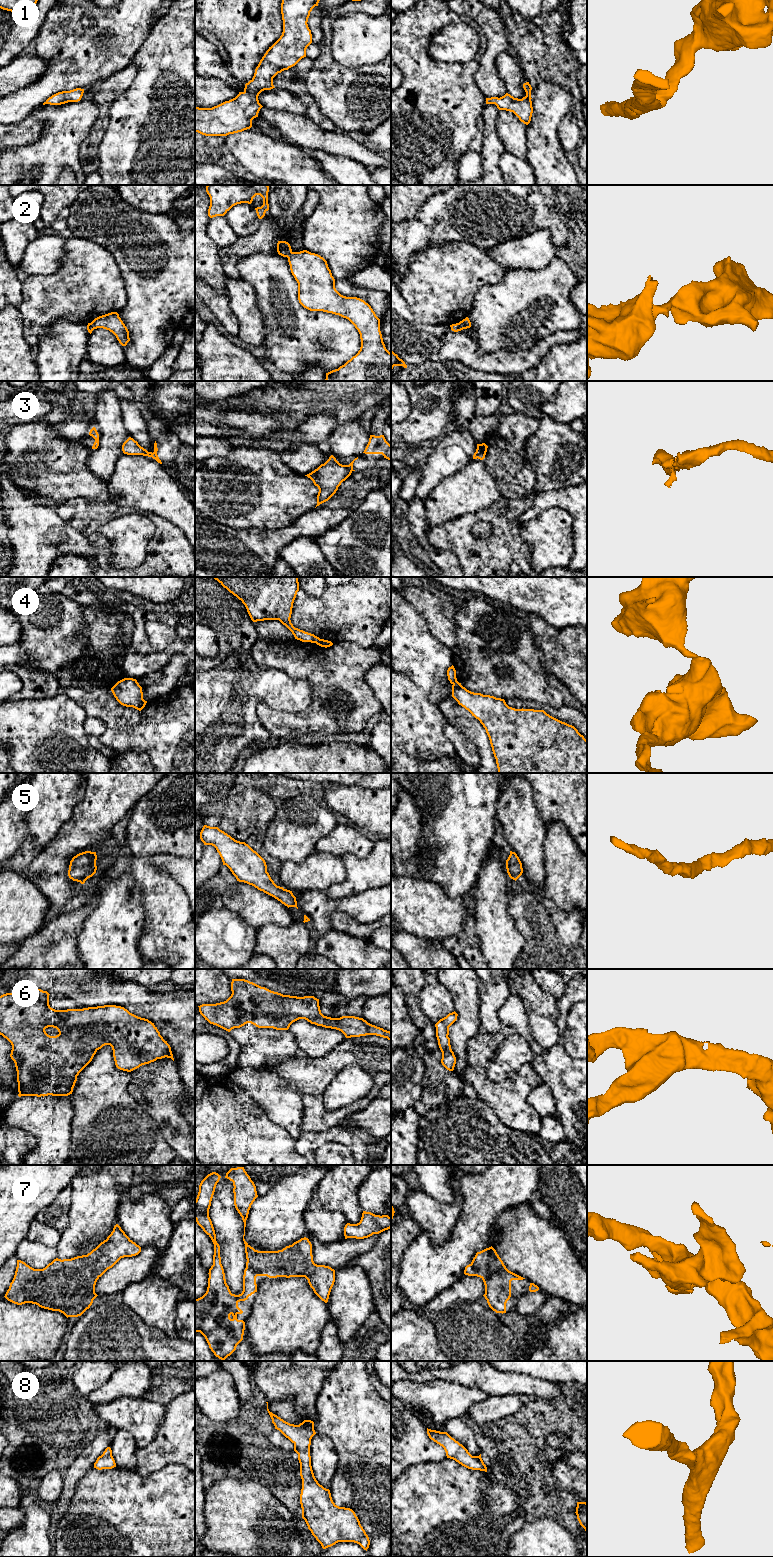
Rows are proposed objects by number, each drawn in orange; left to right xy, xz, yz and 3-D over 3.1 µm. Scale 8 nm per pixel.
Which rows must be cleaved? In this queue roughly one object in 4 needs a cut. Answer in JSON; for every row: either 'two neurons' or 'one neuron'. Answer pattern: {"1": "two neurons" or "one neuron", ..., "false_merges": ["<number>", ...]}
{"1": "one neuron", "2": "two neurons", "3": "two neurons", "4": "two neurons", "5": "one neuron", "6": "one neuron", "7": "one neuron", "8": "one neuron", "false_merges": ["2", "3", "4"]}

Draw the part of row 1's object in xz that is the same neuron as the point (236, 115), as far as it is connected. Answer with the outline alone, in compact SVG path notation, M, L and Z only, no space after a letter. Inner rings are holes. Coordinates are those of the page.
M282 0L281 14L283 32L280 38L266 51L255 69L253 78L245 84L243 92L212 108L195 107L195 132L205 136L227 136L252 127L252 120L258 117L263 107L258 100L259 94L274 87L273 78L284 70L295 66L306 57L306 49L312 43L311 30L308 27L310 12L318 6L320 0Z

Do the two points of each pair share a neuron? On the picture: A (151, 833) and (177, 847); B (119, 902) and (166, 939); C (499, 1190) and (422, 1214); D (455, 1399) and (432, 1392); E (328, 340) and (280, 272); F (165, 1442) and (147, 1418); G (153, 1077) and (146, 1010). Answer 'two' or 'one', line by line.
A: one
B: two
C: two
D: one
E: one
F: two
G: two

